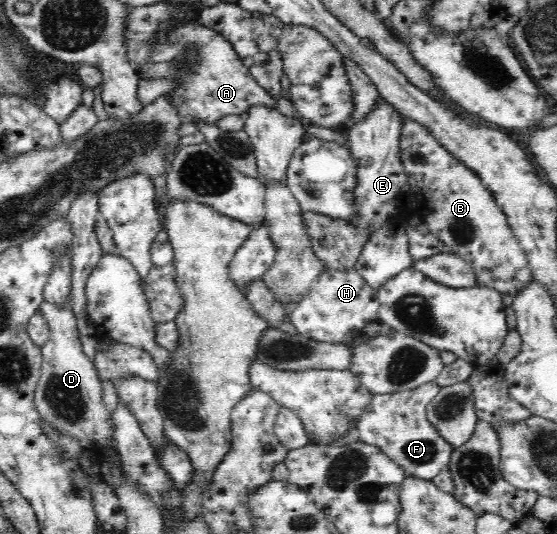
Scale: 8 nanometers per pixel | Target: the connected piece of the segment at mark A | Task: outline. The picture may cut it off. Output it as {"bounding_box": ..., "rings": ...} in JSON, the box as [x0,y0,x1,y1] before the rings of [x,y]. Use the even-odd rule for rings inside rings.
{"bounding_box":[138,18,277,125],"rings":[[[195,18],[184,21],[182,24],[179,23],[171,31],[167,31],[167,39],[153,45],[149,61],[138,73],[140,77],[147,79],[171,77],[171,80],[179,82],[179,85],[174,87],[168,96],[183,122],[191,121],[196,125],[199,121],[203,121],[217,125],[221,118],[228,115],[245,115],[255,105],[263,104],[265,107],[277,109],[277,99],[271,97],[257,83],[249,68],[242,62],[242,59],[239,59],[231,42],[218,31],[199,24]]]}

